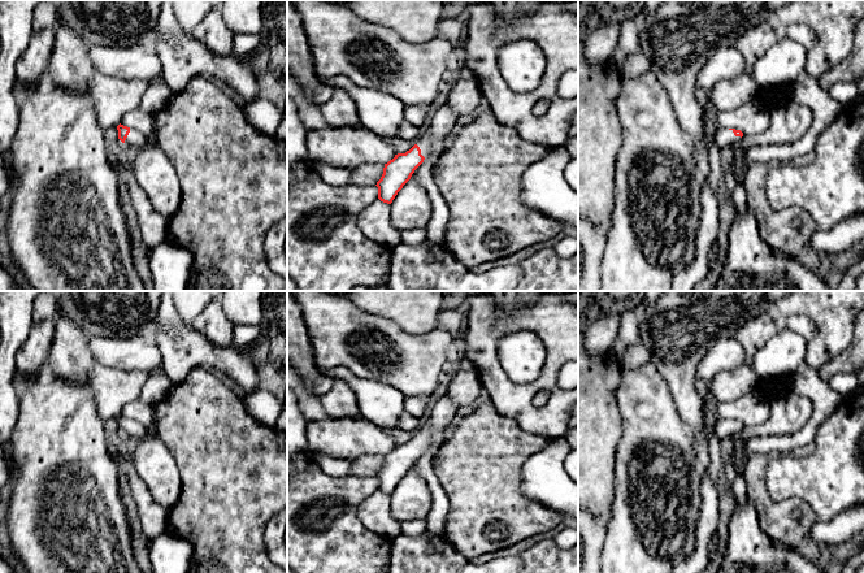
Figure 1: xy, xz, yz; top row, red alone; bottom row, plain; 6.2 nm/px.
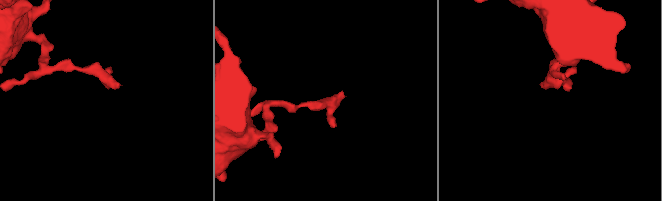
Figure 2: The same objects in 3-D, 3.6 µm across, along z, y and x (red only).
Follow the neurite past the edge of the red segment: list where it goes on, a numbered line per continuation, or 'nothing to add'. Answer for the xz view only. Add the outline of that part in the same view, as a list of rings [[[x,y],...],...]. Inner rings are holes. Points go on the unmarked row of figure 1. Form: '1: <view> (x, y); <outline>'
1: xz (424, 433); [[[426,421],[425,424],[422,424],[417,429],[416,435],[420,438],[421,446],[424,448],[426,448],[430,444],[430,440],[431,440],[431,424],[430,424],[430,421]]]

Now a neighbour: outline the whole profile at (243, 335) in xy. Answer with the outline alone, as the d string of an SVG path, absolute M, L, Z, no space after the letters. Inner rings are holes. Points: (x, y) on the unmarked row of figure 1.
M234 325L233 346L238 350L253 347L262 338L262 326L257 325Z

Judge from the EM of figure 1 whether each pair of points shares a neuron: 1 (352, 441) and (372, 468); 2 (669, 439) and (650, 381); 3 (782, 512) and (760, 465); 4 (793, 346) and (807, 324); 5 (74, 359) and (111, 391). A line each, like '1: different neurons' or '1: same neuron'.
1: different neurons
2: same neuron
3: same neuron
4: different neurons
5: same neuron

